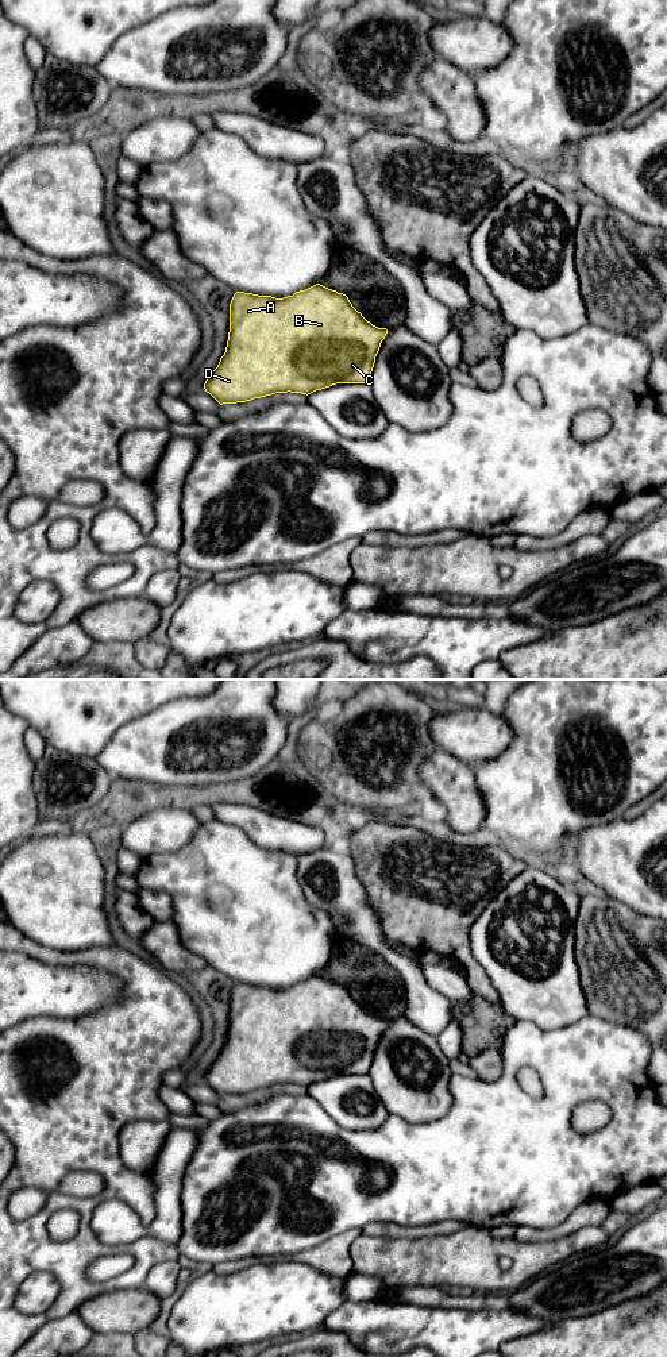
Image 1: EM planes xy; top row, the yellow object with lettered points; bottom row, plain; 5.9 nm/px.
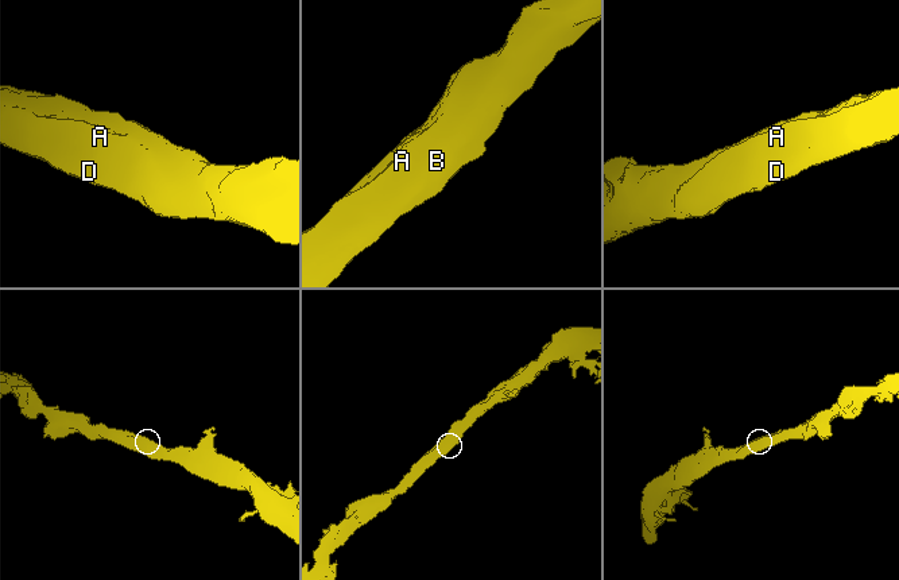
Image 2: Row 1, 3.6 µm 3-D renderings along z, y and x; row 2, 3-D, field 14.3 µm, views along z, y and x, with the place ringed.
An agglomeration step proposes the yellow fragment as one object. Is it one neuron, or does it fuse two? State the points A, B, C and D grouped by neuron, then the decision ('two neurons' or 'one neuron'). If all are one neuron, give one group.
groups A B C D; one neuron

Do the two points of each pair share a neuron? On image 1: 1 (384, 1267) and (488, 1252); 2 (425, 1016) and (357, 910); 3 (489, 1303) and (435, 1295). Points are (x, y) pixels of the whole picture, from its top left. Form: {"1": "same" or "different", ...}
{"1": "same", "2": "same", "3": "same"}

